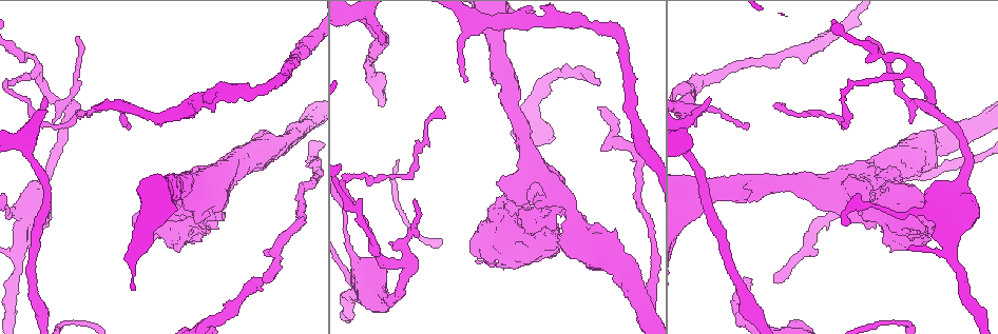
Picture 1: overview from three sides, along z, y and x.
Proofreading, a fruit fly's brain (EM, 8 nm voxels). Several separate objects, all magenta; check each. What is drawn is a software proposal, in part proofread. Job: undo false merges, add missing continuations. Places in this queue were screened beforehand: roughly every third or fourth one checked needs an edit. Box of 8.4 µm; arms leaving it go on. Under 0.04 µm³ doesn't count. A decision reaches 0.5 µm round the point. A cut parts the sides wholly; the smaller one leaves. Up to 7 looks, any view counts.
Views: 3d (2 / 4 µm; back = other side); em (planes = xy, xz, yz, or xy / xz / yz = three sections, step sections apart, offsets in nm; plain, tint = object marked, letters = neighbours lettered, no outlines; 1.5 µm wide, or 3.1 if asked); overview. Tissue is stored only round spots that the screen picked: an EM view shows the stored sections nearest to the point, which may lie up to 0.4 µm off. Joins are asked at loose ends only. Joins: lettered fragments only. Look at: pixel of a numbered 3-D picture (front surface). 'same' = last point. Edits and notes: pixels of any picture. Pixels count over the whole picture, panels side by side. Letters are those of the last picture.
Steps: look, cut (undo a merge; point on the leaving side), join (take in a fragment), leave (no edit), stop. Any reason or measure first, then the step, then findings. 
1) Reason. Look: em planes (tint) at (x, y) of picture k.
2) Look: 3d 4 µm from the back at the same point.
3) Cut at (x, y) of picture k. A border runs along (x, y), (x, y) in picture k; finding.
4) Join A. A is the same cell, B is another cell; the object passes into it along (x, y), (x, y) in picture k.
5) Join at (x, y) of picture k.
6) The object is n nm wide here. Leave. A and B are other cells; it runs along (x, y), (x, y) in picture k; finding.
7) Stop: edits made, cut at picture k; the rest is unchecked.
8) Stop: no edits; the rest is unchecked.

Branch stops here. Look: em planes (letters) at (912, 121) of picture 1.

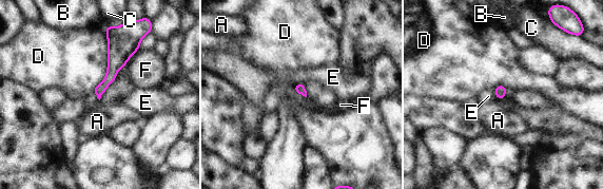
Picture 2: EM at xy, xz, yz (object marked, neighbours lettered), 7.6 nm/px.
Leave. A, B, C, D, E and F are other cells; none of them fits.

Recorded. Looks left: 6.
An open end. Look: 3d 4 µm at (381, 42) of picture 1.

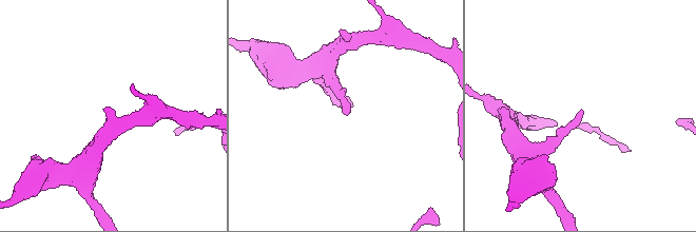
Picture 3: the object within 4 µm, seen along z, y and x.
Now the EM. Look: em xz step 8 (letters) at (348, 113) of picture 3.

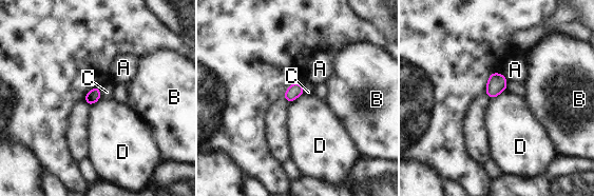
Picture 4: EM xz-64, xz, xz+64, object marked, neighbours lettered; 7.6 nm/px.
Another direction. Look: em planes (letters) at the same point.

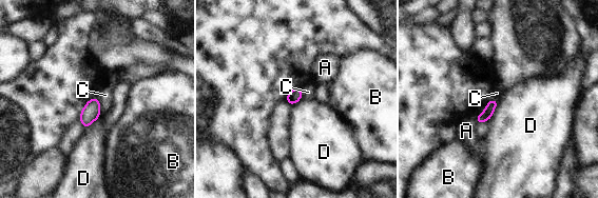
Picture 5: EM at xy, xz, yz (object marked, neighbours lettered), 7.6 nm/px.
Leave. A, B, C and D are other cells; no lettered fragment goes on from it.

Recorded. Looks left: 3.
Tapers out. Look: 3d 2 µm at (466, 79) of picture 1.

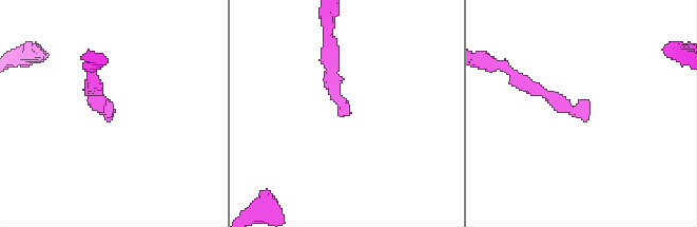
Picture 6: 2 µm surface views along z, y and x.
Look: em planes (tint) at (348, 110) of picture 6.

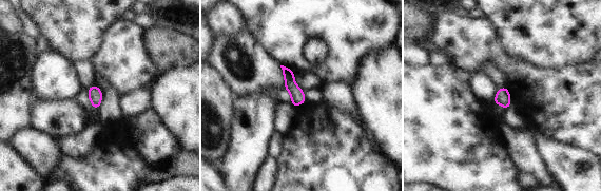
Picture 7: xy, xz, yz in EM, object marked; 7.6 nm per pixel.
Look: em planes (letters) at the same point.

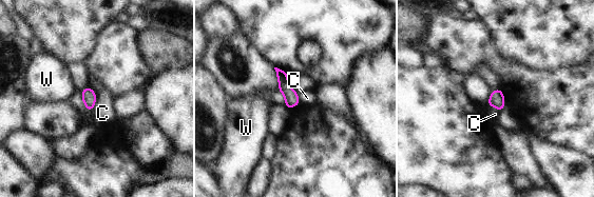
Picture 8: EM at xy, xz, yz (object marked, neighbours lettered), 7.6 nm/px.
The object is 110 nm wide here. Leave. C and W are other cells; a border runs along (88, 86), (95, 93), (90, 112) in picture 8; no lettered fragment goes on from it.

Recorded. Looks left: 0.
Stop: no edits; the rest is unchecked.

